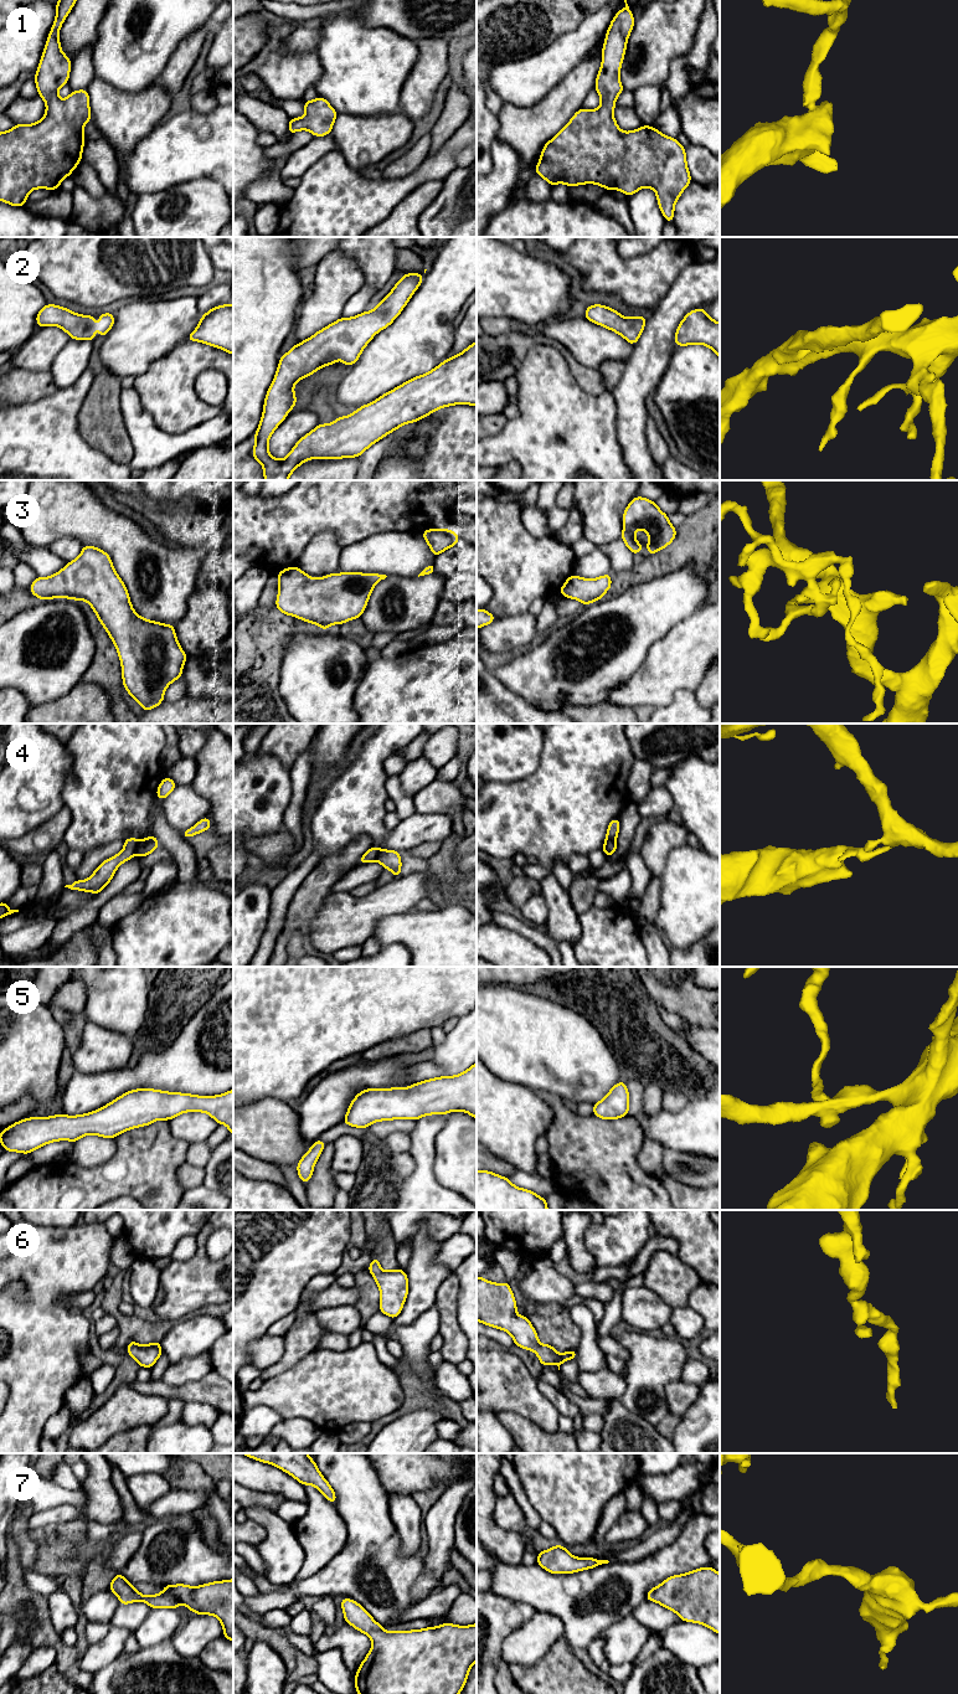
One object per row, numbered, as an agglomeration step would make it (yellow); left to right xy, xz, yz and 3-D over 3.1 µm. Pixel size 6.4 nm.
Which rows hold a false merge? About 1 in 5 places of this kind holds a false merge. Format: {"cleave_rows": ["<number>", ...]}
{"cleave_rows": ["4"]}

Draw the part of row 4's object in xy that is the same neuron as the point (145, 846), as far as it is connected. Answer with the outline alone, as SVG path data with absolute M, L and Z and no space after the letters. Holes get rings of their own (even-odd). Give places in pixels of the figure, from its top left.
M149 835L143 840L138 840L135 854L143 858L148 856L150 853L155 851L159 846L159 841L155 835Z

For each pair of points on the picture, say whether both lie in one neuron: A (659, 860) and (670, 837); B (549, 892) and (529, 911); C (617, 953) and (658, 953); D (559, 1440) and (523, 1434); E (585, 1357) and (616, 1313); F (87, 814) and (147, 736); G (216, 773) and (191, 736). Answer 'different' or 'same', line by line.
A: same
B: different
C: different
D: same
E: different
F: same
G: different

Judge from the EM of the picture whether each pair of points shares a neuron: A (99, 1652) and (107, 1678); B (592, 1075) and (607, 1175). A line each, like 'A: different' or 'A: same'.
A: different
B: different

